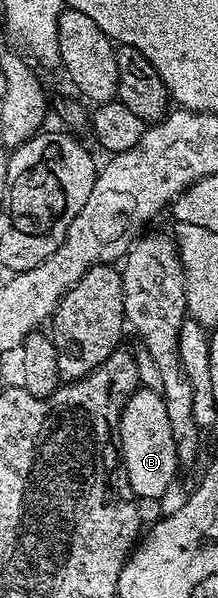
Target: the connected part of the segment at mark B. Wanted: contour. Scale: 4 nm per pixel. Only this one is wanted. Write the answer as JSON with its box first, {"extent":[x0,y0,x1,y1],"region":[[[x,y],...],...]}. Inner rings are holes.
{"extent":[118,387,180,499],"region":[[[139,387],[127,398],[118,423],[118,443],[126,477],[135,497],[160,499],[170,482],[177,479],[176,470],[180,468],[176,442],[172,438],[172,425],[168,423],[168,410],[164,410],[161,392]]]}

